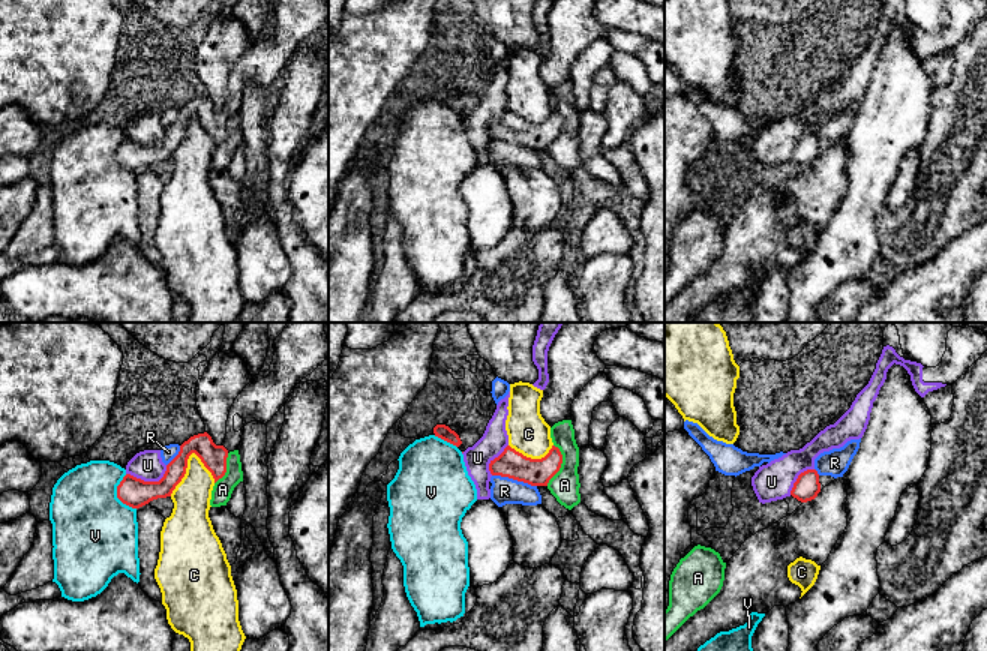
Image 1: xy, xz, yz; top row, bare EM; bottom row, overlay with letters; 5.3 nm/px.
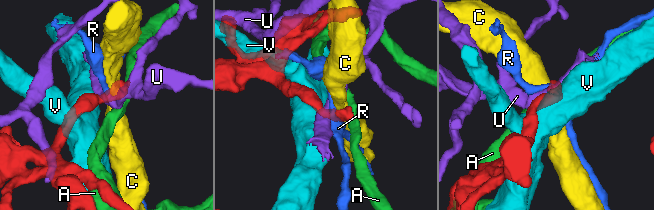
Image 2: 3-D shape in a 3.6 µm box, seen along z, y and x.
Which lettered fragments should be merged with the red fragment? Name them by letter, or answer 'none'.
none

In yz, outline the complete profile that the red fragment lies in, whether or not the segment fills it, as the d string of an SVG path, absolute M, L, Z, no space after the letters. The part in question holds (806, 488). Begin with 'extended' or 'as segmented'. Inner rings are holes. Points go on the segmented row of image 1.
as segmented; M816 470L801 472L794 483L790 495L801 502L812 501L820 492L819 474Z

